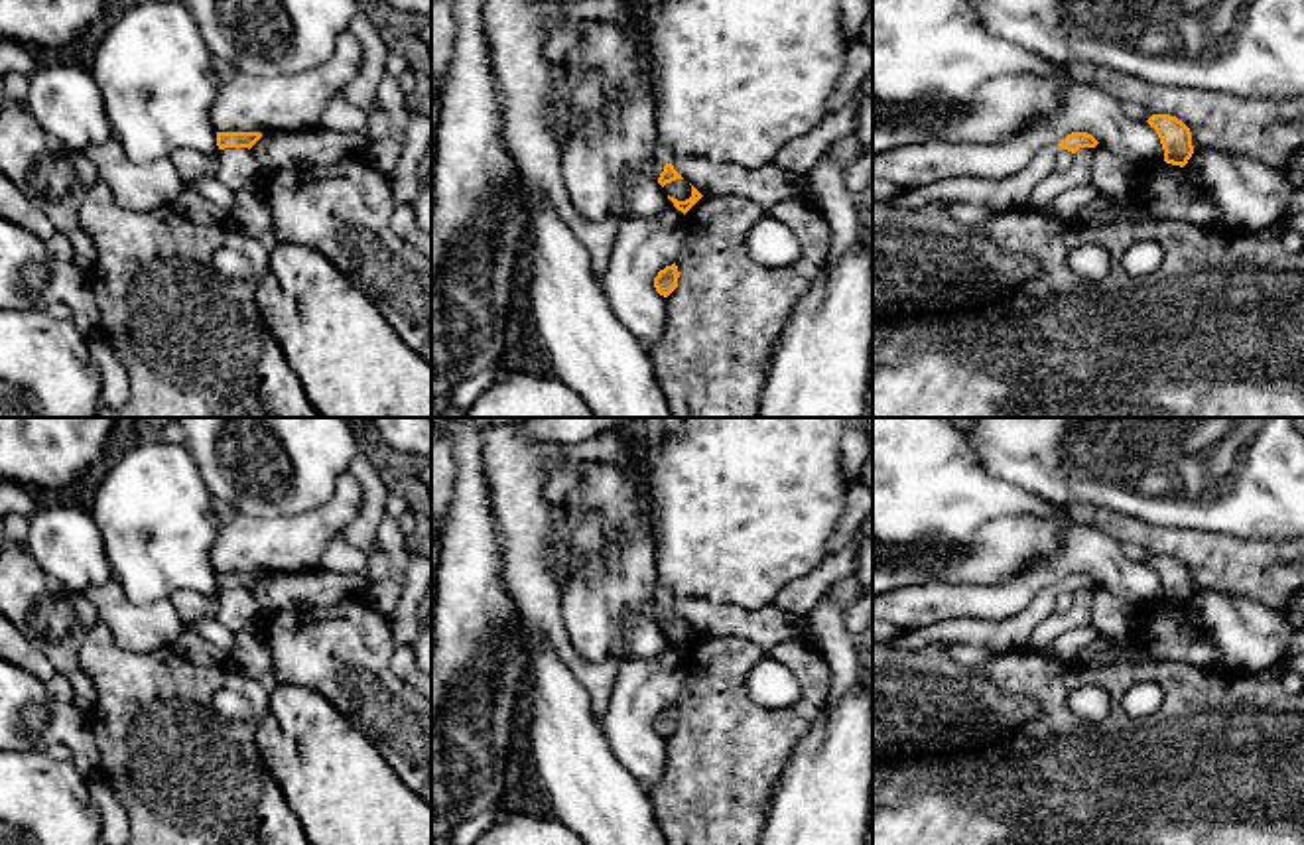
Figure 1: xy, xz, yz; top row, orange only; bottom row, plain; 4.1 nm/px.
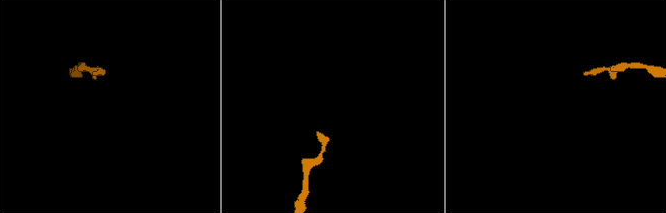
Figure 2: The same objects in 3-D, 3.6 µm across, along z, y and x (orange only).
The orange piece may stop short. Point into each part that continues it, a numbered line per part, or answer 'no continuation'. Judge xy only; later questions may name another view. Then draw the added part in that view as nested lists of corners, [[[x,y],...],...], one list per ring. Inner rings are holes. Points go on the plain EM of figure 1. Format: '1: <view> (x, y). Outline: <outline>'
no continuation

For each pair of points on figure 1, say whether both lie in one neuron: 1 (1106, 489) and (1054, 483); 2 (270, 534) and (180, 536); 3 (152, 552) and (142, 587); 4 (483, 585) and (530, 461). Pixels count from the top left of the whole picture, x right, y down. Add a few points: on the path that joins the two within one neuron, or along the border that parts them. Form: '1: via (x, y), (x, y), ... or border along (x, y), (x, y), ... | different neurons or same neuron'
1: via (1094, 483), (1066, 483) | same neuron
2: border along (225, 513), (211, 550), (215, 572) | different neurons
3: via (152, 560), (144, 580) | same neuron
4: border along (491, 497), (503, 580), (509, 587) | different neurons

